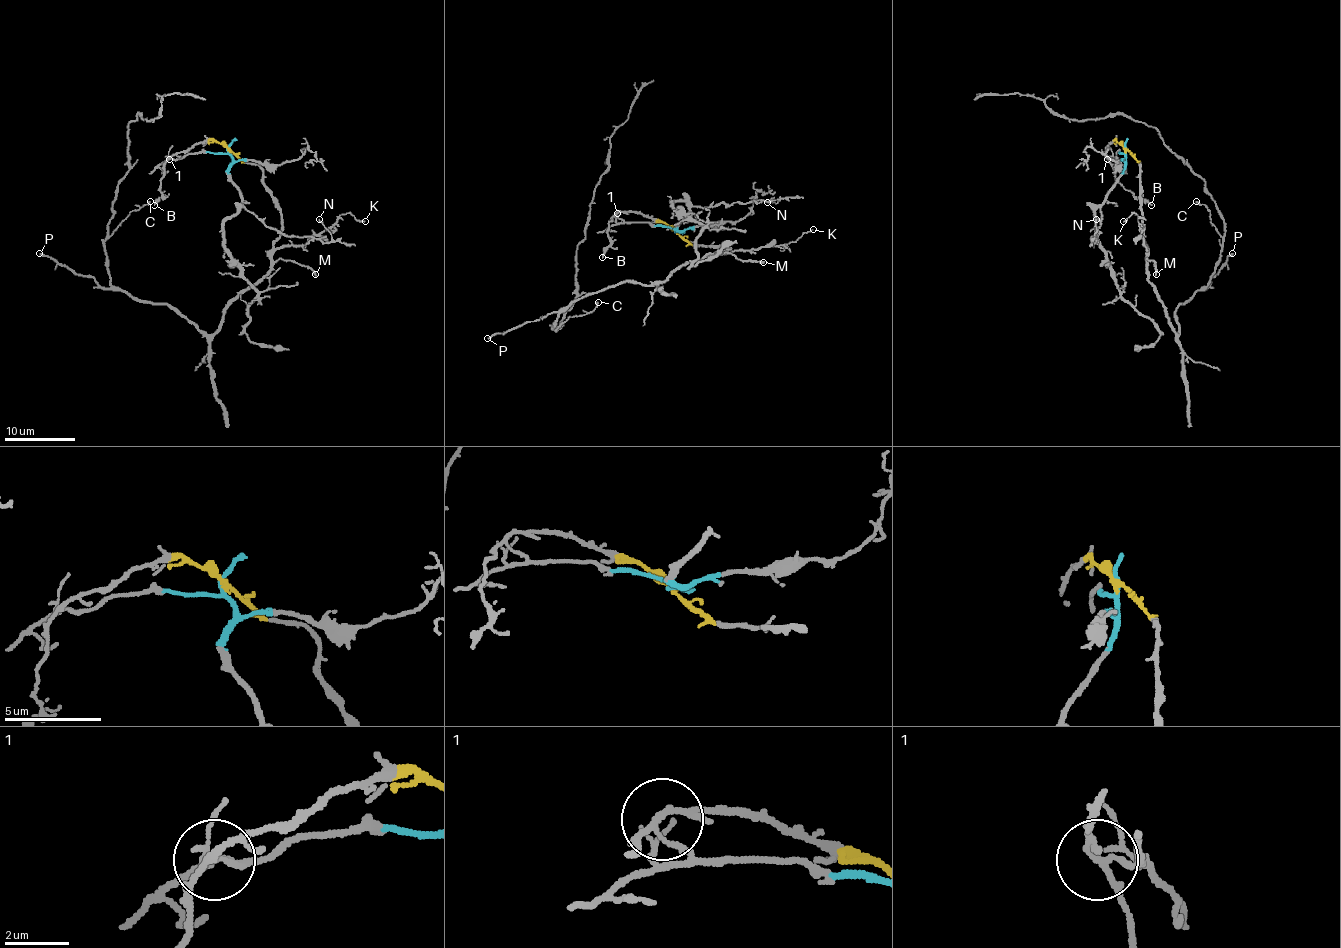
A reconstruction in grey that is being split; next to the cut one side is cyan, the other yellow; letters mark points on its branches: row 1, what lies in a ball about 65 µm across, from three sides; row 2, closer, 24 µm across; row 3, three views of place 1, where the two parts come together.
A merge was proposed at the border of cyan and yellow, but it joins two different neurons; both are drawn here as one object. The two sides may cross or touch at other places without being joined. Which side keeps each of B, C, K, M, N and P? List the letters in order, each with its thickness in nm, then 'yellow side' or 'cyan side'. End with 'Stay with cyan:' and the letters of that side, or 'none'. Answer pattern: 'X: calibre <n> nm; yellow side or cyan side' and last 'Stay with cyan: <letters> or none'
B: calibre 140 nm; yellow side
C: calibre 160 nm; yellow side
K: calibre 100 nm; yellow side
M: calibre 190 nm; yellow side
N: calibre 110 nm; cyan side
P: calibre 190 nm; yellow side
Stay with cyan: N

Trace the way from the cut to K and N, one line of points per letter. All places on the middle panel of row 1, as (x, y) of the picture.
K: (676, 231), (693, 245), (730, 248), (723, 254), (779, 247), (813, 229)
N: (676, 231), (679, 231), (677, 227), (690, 208), (695, 206), (767, 203)

